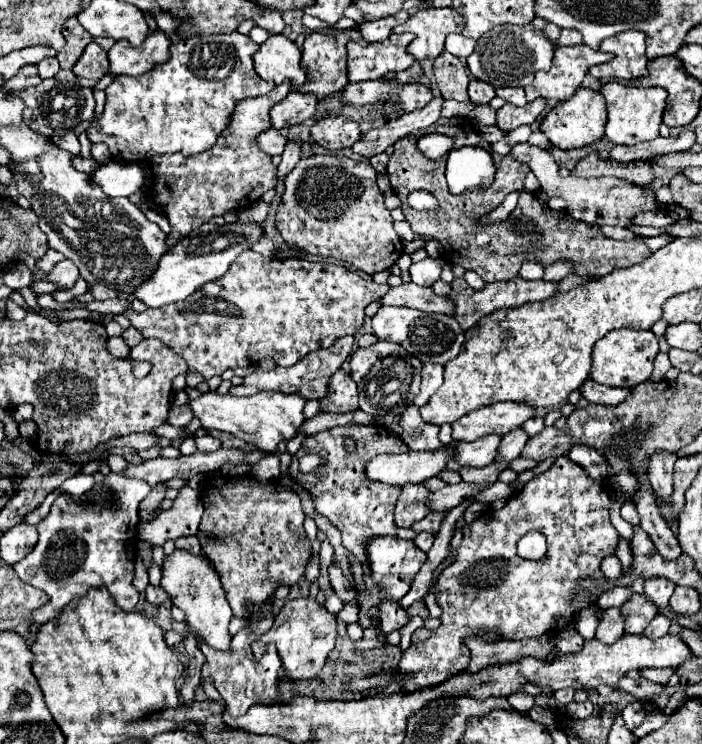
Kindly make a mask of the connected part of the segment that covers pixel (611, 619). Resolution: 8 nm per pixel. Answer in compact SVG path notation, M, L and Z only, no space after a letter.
M618 608L604 610L600 624L596 628L596 640L600 640L602 644L614 644L622 634L624 634L624 622L620 618L620 610Z

